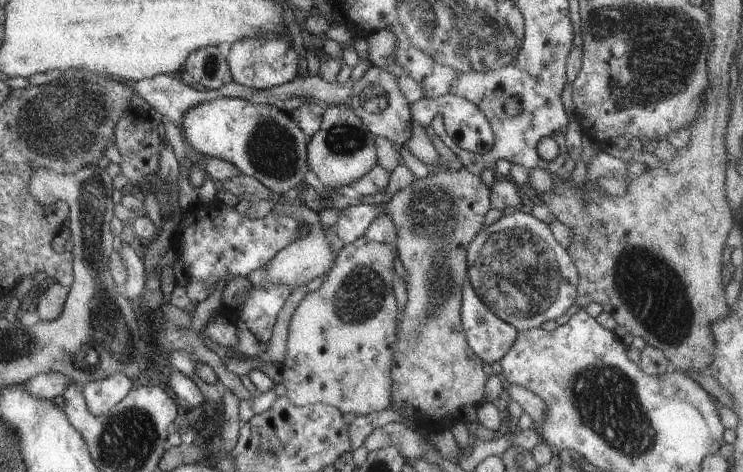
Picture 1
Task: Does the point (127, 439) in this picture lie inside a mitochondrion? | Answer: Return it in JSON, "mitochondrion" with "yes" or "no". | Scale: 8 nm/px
{"mitochondrion":"yes"}

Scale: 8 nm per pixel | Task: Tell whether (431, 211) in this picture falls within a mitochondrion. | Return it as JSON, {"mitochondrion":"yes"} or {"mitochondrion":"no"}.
{"mitochondrion":"yes"}

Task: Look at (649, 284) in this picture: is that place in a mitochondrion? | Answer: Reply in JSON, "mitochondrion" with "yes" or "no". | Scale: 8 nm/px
{"mitochondrion":"yes"}

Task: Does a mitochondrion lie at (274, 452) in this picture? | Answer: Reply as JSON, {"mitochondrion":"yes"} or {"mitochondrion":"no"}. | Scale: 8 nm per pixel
{"mitochondrion":"yes"}

